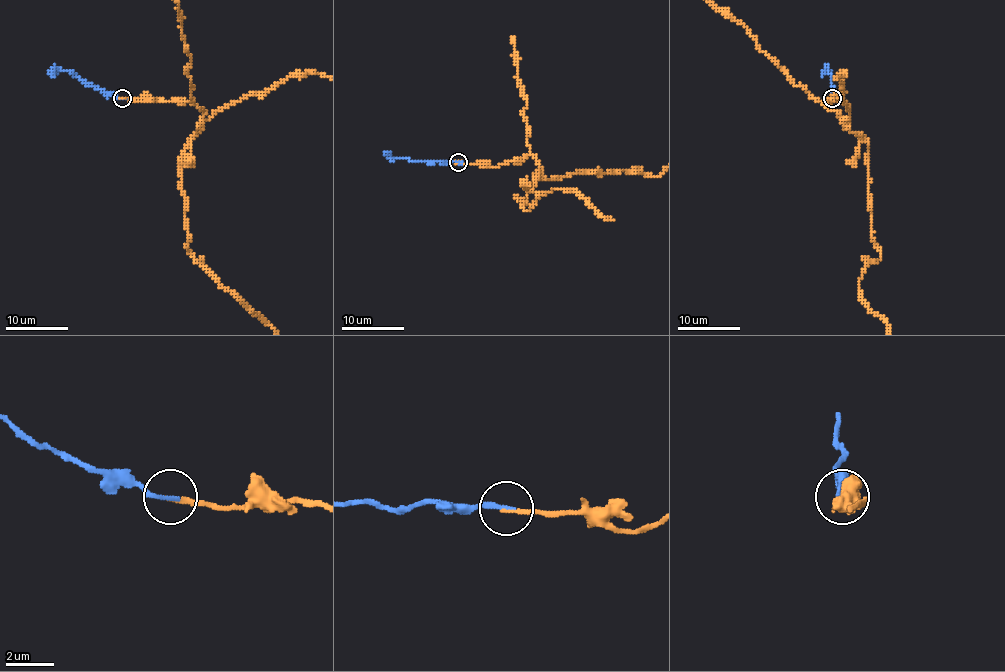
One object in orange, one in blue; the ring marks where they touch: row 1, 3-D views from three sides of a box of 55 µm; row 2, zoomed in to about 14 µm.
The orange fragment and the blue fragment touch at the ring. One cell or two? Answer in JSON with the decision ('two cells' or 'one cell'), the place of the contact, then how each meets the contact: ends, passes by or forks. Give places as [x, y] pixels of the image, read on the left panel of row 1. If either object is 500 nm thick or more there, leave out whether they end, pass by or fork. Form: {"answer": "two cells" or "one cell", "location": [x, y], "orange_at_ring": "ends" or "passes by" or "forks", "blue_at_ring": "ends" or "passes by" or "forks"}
{"answer": "one cell", "location": [122, 98], "orange_at_ring": "ends", "blue_at_ring": "ends"}

